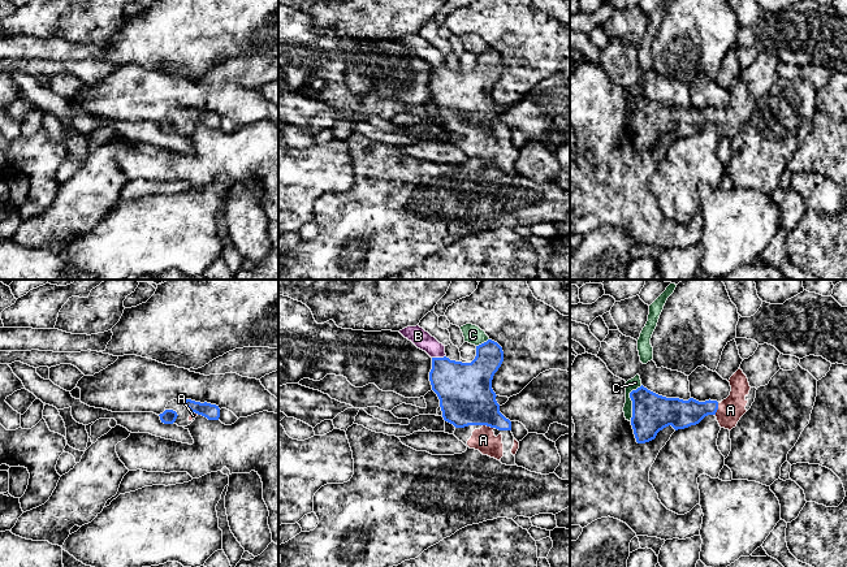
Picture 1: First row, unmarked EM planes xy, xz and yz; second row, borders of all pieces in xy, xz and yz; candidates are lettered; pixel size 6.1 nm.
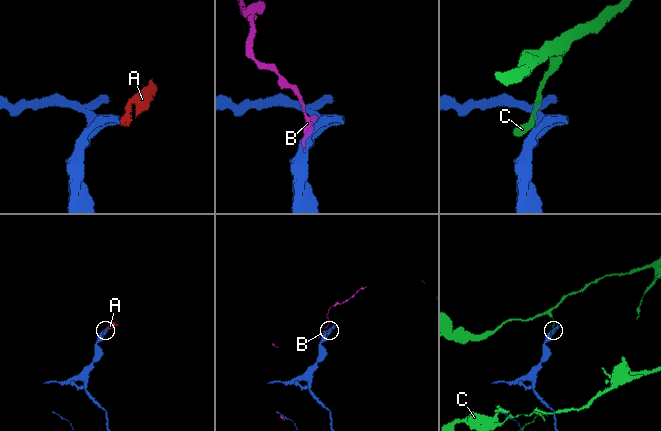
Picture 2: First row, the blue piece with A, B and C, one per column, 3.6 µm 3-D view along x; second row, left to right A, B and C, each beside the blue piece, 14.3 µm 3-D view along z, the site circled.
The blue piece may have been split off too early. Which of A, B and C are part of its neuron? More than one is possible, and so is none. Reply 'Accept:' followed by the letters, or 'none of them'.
Accept: A

